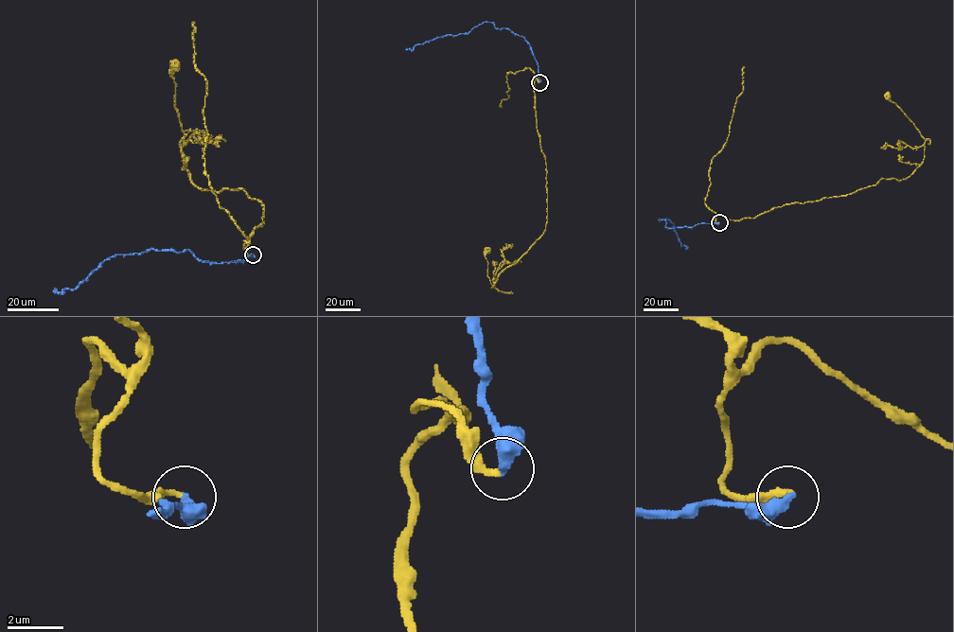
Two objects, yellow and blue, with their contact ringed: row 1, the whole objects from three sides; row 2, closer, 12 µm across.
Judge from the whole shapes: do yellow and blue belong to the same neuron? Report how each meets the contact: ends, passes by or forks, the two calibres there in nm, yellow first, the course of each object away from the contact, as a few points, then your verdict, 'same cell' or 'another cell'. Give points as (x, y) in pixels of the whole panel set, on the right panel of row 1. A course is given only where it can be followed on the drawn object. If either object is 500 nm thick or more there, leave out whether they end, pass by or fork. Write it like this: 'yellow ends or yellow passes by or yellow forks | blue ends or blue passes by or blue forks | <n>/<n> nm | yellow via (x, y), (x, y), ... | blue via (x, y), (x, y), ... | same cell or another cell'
yellow ends | blue ends | 240/460 nm | yellow via (719, 222), (717, 213), (754, 218), (906, 179), (921, 163), (925, 139), (888, 96) | blue via (719, 222), (668, 228), (665, 219), (660, 219), (667, 219), (672, 222), (680, 246), (686, 247) | same cell

